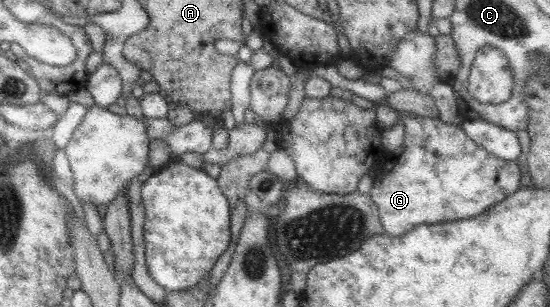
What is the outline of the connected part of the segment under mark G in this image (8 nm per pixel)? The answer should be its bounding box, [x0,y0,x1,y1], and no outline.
[368,116,521,237]

